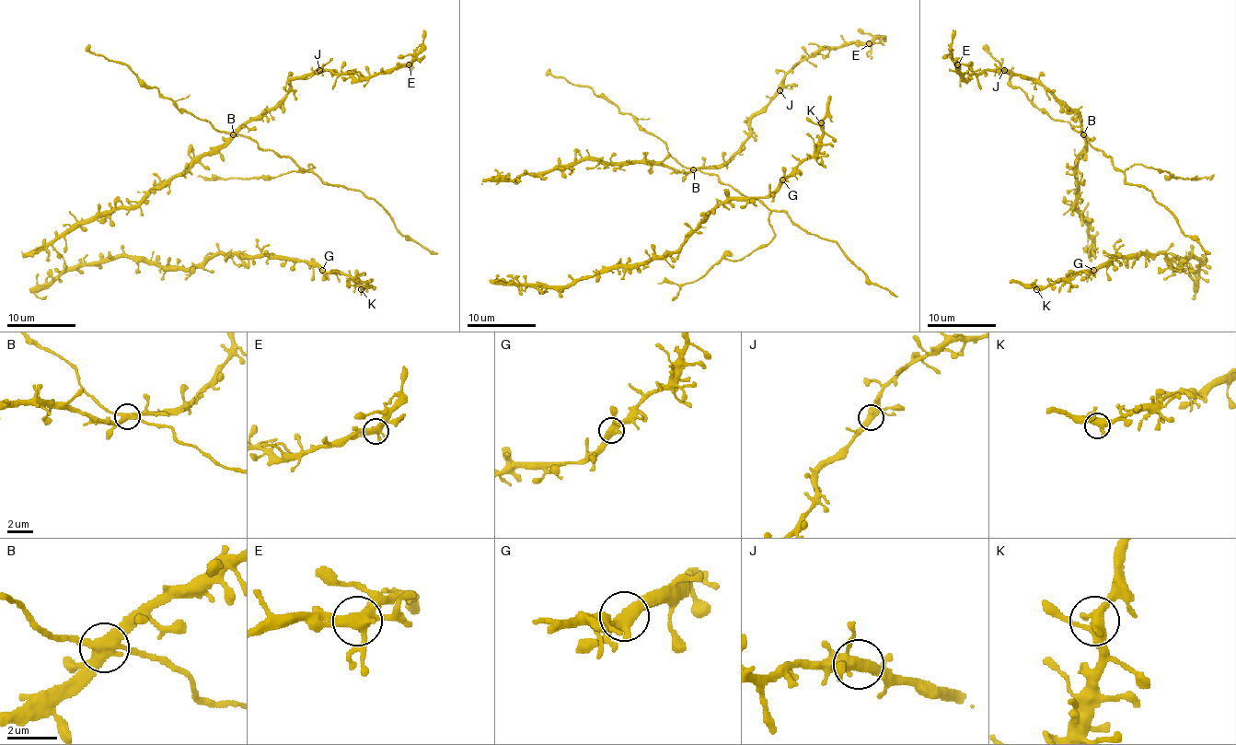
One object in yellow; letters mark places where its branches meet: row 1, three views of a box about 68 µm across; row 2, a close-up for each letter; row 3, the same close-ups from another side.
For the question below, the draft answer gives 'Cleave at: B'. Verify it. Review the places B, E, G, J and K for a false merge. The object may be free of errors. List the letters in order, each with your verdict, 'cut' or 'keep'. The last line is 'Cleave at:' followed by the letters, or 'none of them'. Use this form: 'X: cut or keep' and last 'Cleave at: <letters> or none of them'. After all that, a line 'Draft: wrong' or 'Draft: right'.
B: cut
E: keep
G: keep
J: keep
K: keep
Cleave at: B
Draft: right

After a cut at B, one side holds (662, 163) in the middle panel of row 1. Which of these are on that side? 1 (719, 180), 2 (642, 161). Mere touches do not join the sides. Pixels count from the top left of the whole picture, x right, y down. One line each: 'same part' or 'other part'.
1: other part
2: same part

